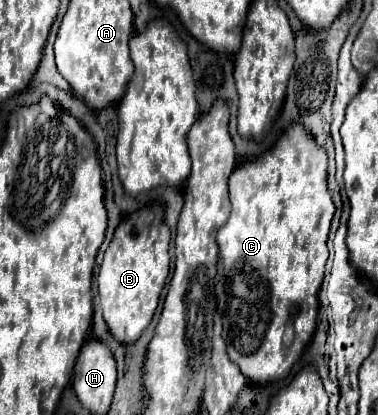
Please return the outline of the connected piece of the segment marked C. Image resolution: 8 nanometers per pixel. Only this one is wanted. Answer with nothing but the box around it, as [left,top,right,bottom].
[217,123,335,383]

